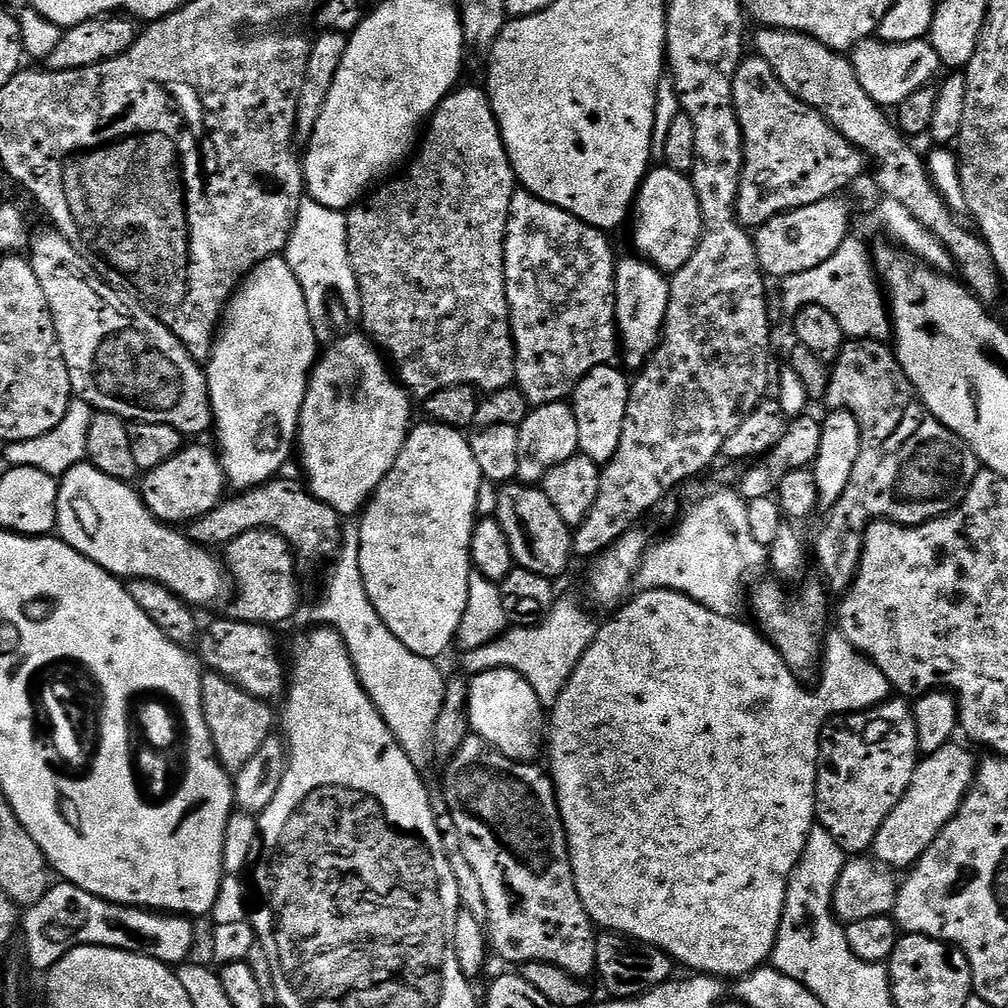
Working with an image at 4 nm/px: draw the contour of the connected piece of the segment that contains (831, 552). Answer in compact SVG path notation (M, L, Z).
M849 339L844 347L841 348L840 356L831 365L830 371L832 381L828 387L827 407L832 410L843 410L854 414L854 418L858 422L860 433L862 434L862 450L858 454L858 462L854 462L854 474L850 474L850 486L846 488L846 494L842 496L835 507L827 513L828 524L822 525L820 533L816 536L816 560L820 563L821 570L824 571L824 577L822 577L823 583L833 593L836 591L837 594L843 594L848 591L849 586L852 585L852 580L856 576L856 568L860 564L860 555L864 549L864 533L867 532L868 525L873 520L891 520L893 524L915 526L924 524L928 520L937 520L938 517L944 516L948 512L953 512L966 498L966 494L970 490L974 478L982 470L982 465L978 457L974 454L974 450L961 436L954 434L943 422L938 418L934 418L934 414L924 405L924 401L920 399L916 388L910 382L910 378L904 373L900 363L896 361L895 351L887 343L879 340Z

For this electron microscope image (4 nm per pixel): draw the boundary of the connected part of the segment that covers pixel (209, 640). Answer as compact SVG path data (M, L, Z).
M216 620L198 636L198 656L211 671L220 673L252 696L265 702L276 702L286 692L286 664L280 661L273 629L263 624L246 624L242 620Z

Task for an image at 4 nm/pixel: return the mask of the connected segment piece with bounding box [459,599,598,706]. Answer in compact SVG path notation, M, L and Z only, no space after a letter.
M561 599L556 607L552 609L552 613L541 624L509 627L508 631L494 642L486 646L480 646L478 650L461 651L459 653L460 664L468 671L467 675L469 677L481 676L483 672L489 672L495 668L506 668L510 672L516 672L523 676L524 681L532 687L532 692L538 694L541 704L551 706L556 703L556 700L562 694L562 690L568 685L568 679L571 678L572 671L576 669L588 647L596 641L597 631L597 621L592 621L578 605Z

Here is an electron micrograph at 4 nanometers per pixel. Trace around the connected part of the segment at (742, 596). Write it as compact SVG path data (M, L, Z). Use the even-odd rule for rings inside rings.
M720 490L712 492L705 500L700 500L692 509L679 517L676 529L665 540L660 540L649 547L642 558L640 569L636 575L635 587L640 592L654 590L670 590L689 596L694 602L706 606L714 614L722 614L733 618L739 617L740 607L746 604L746 588L744 592L744 575L748 571L756 572L765 567L766 550L750 534L750 518L748 517L748 501L736 490Z

